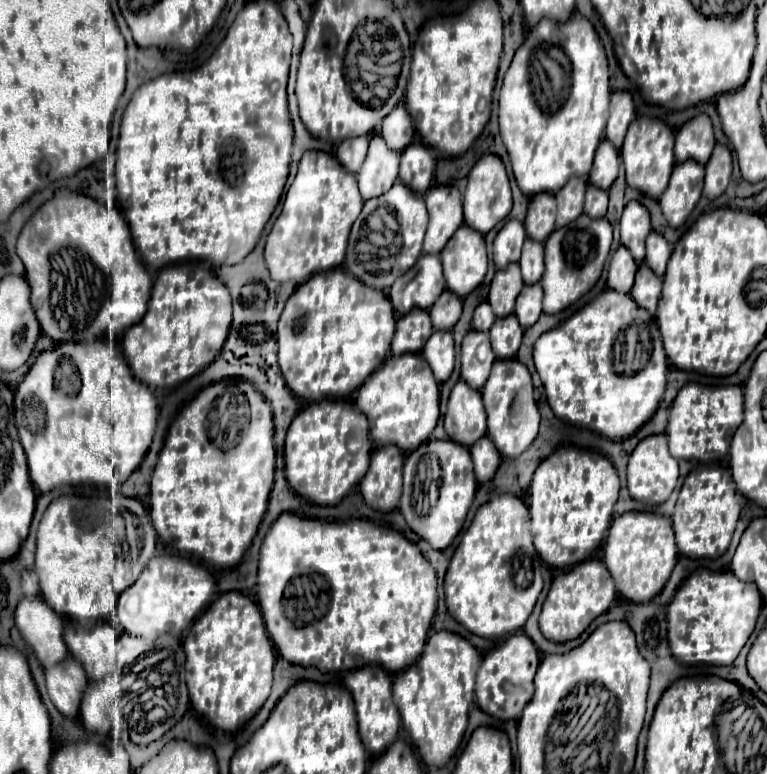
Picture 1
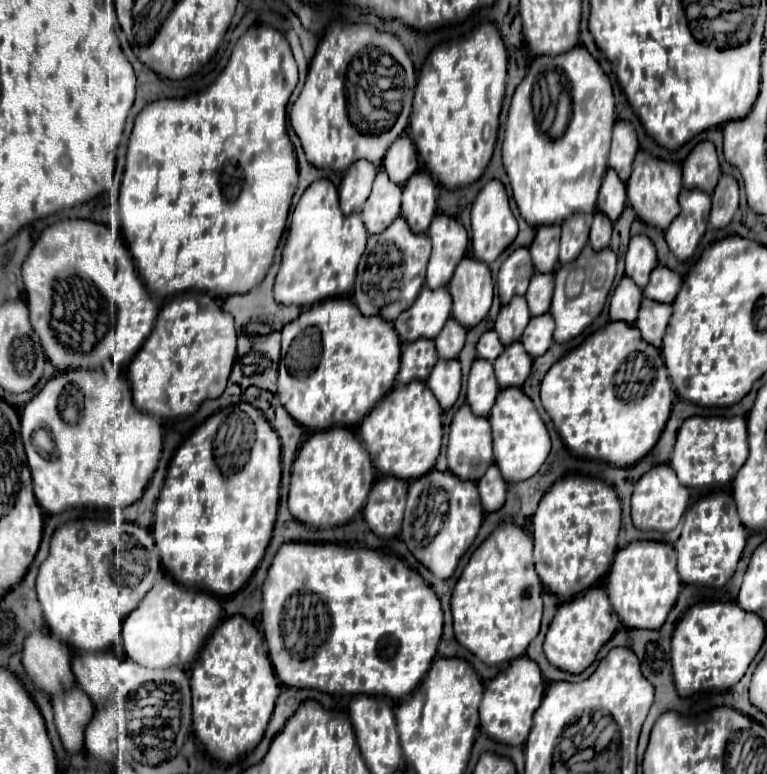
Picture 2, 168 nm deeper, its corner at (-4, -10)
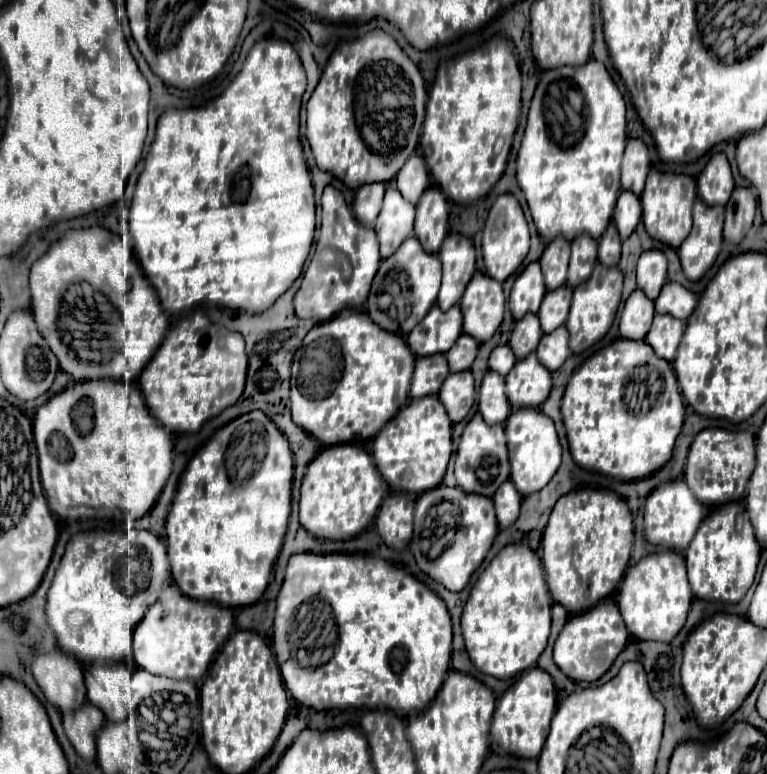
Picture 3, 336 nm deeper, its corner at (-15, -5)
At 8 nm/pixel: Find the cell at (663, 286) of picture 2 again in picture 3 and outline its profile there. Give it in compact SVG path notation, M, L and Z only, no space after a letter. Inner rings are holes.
M667 283L663 287L663 293L659 293L655 301L655 311L663 315L671 315L685 323L687 317L691 317L691 313L695 311L695 305L697 305L697 297L691 291L687 291L679 283Z

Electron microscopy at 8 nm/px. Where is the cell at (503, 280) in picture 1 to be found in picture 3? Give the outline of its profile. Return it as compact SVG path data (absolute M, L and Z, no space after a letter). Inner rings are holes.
M529 313L521 321L515 323L515 329L509 339L509 347L513 349L517 359L523 359L523 357L527 357L527 353L533 353L537 349L541 335L543 333L541 333L537 315Z

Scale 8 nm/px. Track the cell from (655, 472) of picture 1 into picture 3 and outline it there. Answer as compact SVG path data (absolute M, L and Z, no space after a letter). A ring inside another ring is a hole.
M677 479L673 483L663 483L647 497L643 517L645 517L645 539L651 545L661 545L681 553L691 543L695 529L699 529L705 517L705 509L699 501L695 501L693 493L687 489L687 483L683 479Z

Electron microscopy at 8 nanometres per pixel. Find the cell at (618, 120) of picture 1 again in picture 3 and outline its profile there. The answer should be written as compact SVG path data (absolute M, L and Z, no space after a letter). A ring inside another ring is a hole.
M629 139L621 167L623 191L631 191L639 197L643 193L647 173L649 173L649 155L645 143L641 139Z

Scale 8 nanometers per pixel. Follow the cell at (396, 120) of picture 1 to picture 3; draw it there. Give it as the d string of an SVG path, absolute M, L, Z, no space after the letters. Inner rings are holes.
M413 153L405 163L405 167L399 171L395 181L397 181L395 187L399 189L399 193L403 193L407 201L417 205L419 197L429 187L429 173L427 173L425 161L417 153Z

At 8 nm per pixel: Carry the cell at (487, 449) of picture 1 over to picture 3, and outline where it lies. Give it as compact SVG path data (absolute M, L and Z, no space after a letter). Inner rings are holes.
M505 481L499 487L499 491L495 493L493 503L495 503L495 513L497 513L499 529L511 527L517 521L519 507L521 507L521 495L515 489L515 485L511 485L511 481Z

